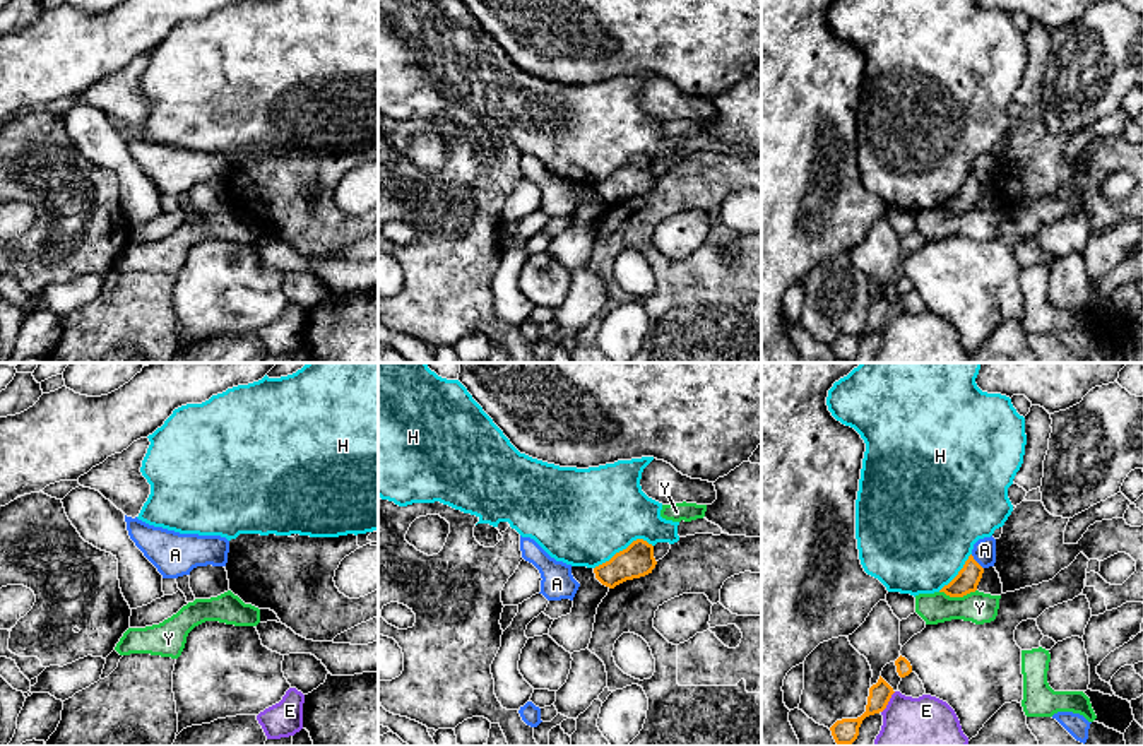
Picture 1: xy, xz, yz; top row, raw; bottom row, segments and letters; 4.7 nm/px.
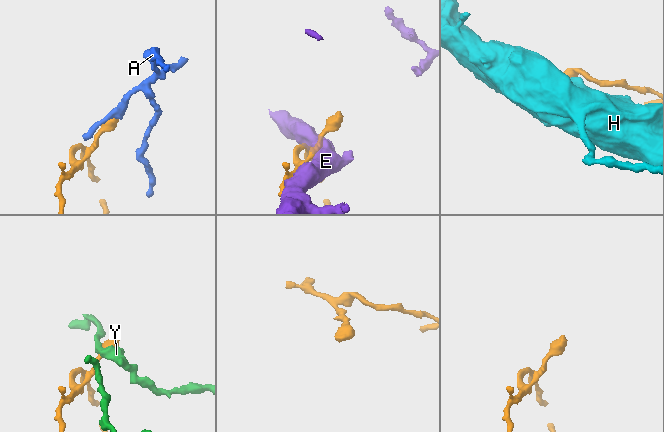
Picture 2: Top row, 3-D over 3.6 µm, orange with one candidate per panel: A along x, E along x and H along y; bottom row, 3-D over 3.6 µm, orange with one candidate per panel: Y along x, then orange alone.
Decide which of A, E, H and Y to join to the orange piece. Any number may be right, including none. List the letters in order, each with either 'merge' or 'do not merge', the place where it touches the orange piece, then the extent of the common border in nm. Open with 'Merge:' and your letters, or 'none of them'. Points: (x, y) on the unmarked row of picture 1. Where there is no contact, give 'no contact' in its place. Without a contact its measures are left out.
Merge: none of them
A: do not merge; contact yz (976, 178); length 90 nm
E: do not merge; contact yz (888, 317); length 120 nm
H: do not merge; contact xz (623, 166); length 300 nm
Y: do not merge; contact yz (957, 213); length 180 nm

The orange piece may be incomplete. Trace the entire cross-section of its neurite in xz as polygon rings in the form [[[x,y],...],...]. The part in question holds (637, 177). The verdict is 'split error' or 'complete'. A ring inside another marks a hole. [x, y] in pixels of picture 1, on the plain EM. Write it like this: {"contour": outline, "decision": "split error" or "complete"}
{"contour": [[[643,156],[633,157],[626,166],[616,169],[609,178],[594,185],[595,195],[614,205],[616,202],[652,190],[657,178],[654,163]]], "decision": "complete"}

